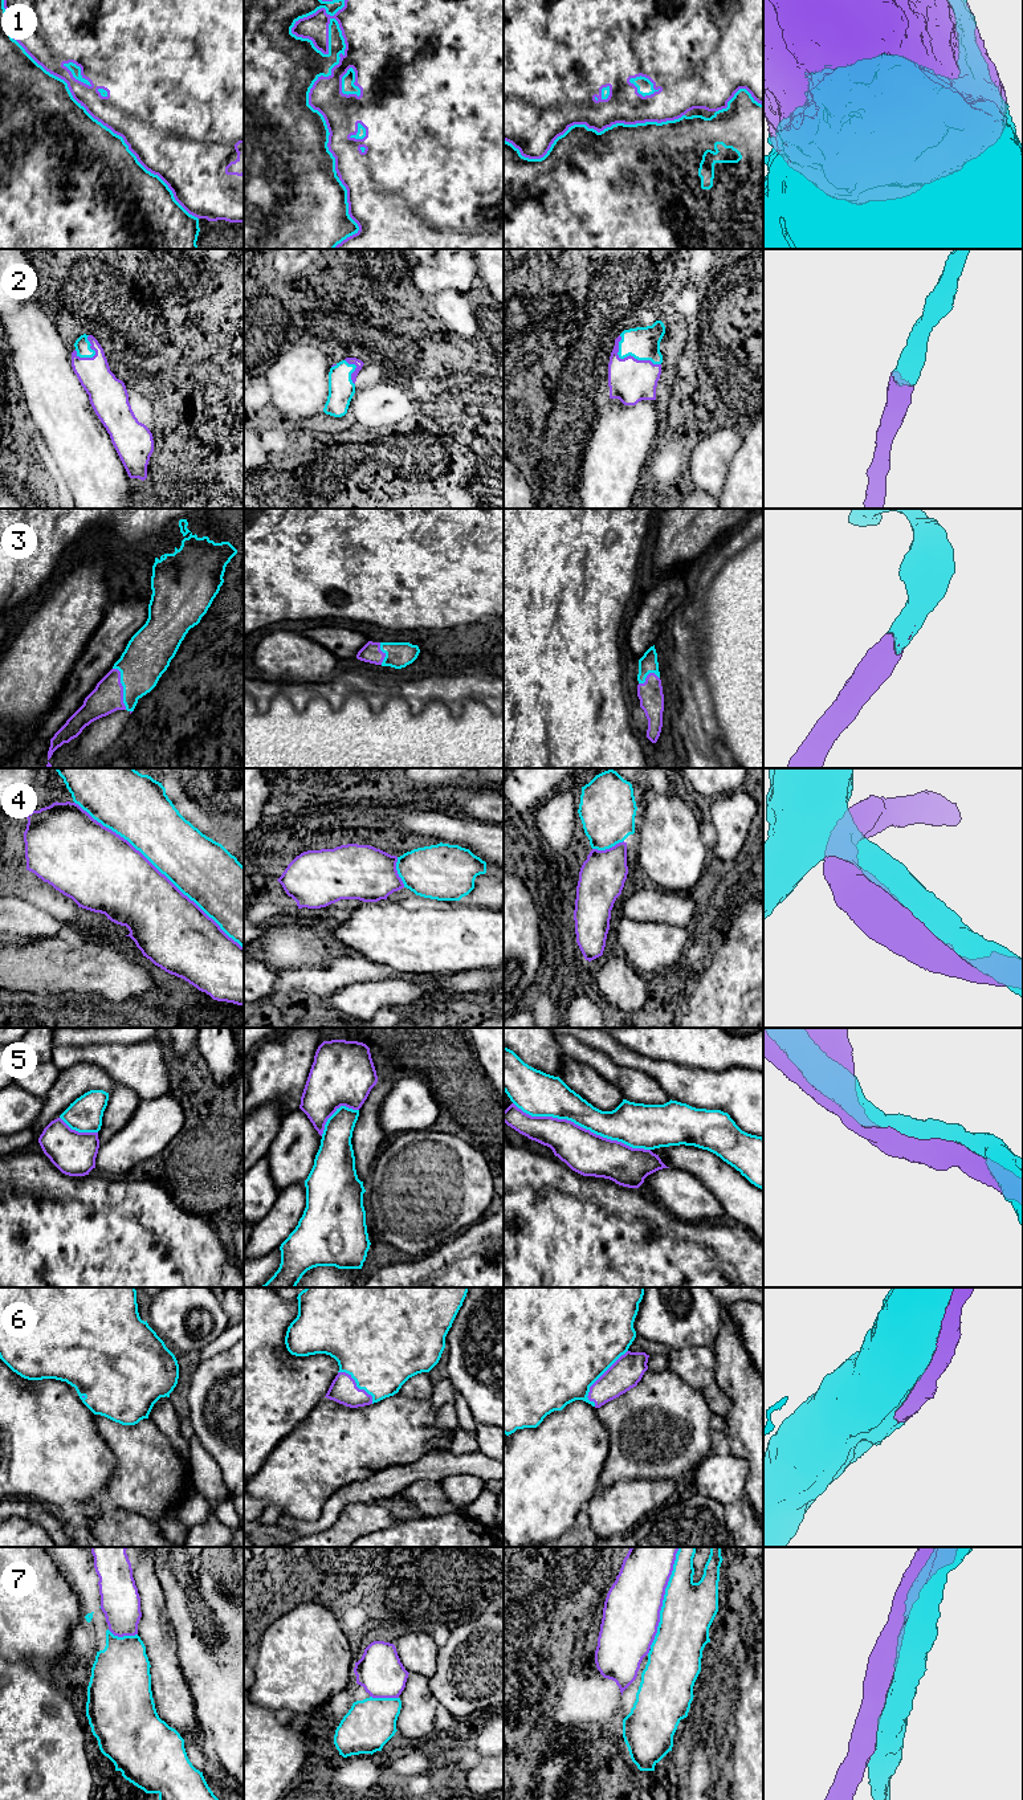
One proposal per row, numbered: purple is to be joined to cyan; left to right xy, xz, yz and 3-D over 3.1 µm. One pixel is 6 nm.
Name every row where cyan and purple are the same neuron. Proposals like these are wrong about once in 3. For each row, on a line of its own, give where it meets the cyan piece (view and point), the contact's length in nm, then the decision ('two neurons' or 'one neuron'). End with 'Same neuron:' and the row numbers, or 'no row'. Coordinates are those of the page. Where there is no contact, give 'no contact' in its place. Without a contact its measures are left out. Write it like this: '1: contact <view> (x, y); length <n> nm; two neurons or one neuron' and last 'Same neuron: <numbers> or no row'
1: contact xz (313, 84); length 1050 nm; two neurons
2: contact yz (630, 354); length 320 nm; one neuron
3: contact xy (123, 688); length 260 nm; one neuron
4: contact xy (159, 870); length 1350 nm; two neurons
5: contact yz (582, 1126); length 900 nm; two neurons
6: contact yz (598, 1378); length 400 nm; one neuron
7: contact yz (664, 1598); length 650 nm; two neurons
Same neuron: 2, 3, 6

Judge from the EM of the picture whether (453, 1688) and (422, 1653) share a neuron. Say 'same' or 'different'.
different

